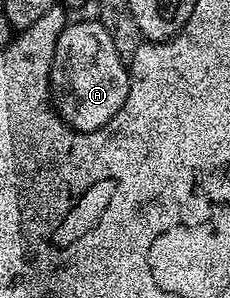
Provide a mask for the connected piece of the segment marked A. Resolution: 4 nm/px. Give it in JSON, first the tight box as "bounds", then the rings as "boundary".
{"bounds":[50,21,131,134],"boundary":[[[71,21],[60,32],[56,40],[56,52],[50,65],[50,93],[52,105],[58,111],[58,115],[74,130],[83,130],[85,134],[93,130],[104,128],[120,112],[124,100],[128,100],[130,91],[131,71],[127,63],[116,52],[116,44],[112,44],[110,32],[97,22],[74,22]]]}

